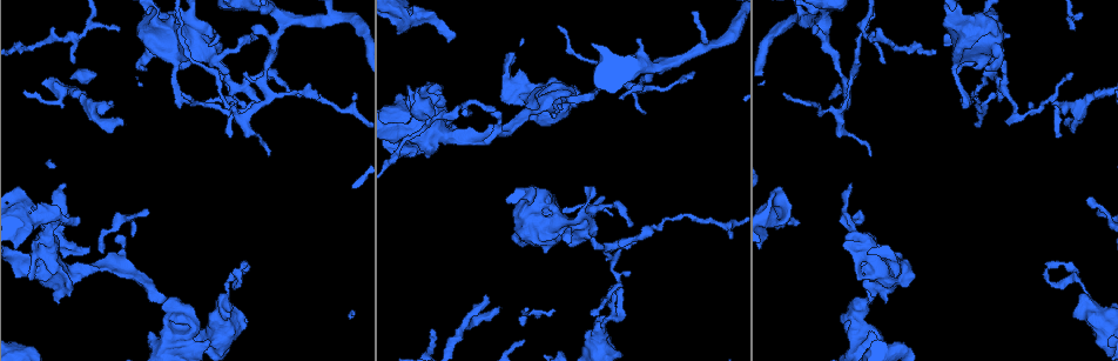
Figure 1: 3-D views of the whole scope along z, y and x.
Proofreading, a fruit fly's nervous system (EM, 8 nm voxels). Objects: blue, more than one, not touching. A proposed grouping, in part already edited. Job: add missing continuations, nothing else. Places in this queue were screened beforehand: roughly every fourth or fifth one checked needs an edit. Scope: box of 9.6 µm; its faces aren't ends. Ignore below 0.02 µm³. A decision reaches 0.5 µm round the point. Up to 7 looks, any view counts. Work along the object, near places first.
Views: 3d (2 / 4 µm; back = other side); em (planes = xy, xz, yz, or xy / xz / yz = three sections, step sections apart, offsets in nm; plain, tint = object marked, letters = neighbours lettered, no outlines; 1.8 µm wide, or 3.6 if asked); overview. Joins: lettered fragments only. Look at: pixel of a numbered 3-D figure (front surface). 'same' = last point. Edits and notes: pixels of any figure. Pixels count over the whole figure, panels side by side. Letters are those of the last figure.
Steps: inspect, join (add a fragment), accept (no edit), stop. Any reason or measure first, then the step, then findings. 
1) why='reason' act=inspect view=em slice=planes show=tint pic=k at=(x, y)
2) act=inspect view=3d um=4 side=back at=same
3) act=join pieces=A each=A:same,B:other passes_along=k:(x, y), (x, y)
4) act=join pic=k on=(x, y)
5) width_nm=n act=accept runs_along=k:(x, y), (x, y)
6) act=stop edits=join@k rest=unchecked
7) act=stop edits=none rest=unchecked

why='sharp bend' act=inspect view=3d um=2 side=back pic=1 at=(615, 263)

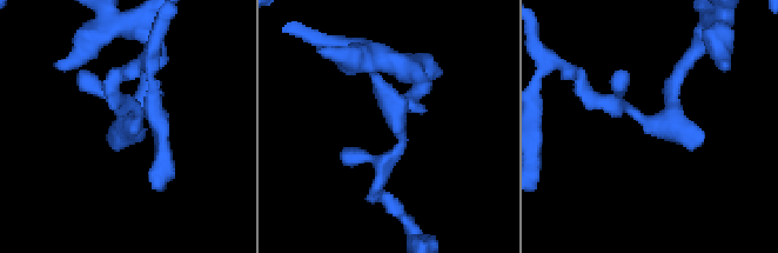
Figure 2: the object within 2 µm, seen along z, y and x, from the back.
why='shape alone is not enough' act=inspect view=em um=3.6 slice=planes show=tint pic=2 at=(399, 115)

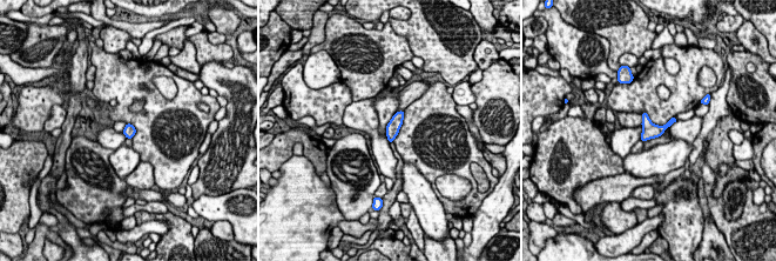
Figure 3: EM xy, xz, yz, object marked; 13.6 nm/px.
why='see the neighbours' act=inspect view=em um=3.6 slice=planes show=letters at=same

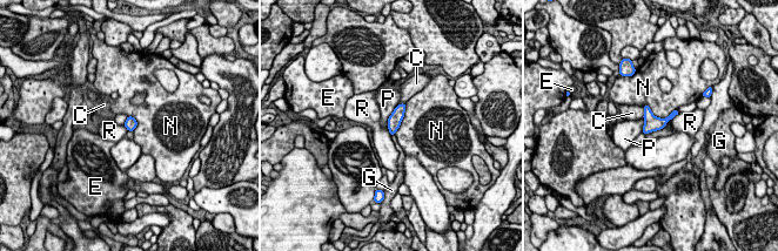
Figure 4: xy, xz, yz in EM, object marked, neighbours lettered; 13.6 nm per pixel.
width_nm=170 act=accept each=C:other,E:other,G:other,N:other,P:other,R:other border=4:(398, 104), (389, 116), (387, 126) found='no lettered fragment goes on from it'

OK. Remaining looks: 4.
why='abrupt turn' act=inspect view=3d um=4 pic=1 at=(544, 213)

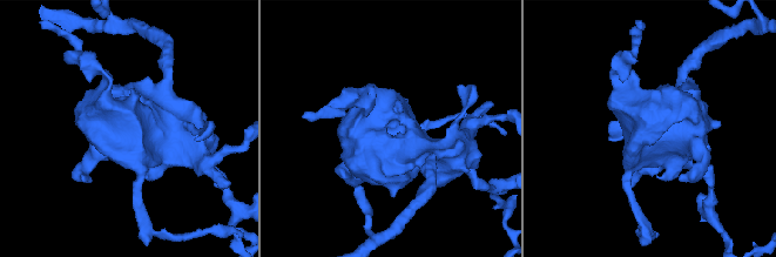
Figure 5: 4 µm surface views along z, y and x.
act=inspect view=em slice=planes show=tint pic=5 at=(129, 132)

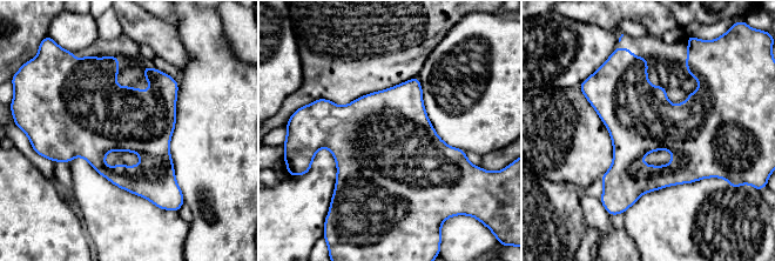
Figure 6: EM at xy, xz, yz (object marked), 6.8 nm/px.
why='see the neighbours' act=inspect view=em slice=planes show=letters at=same

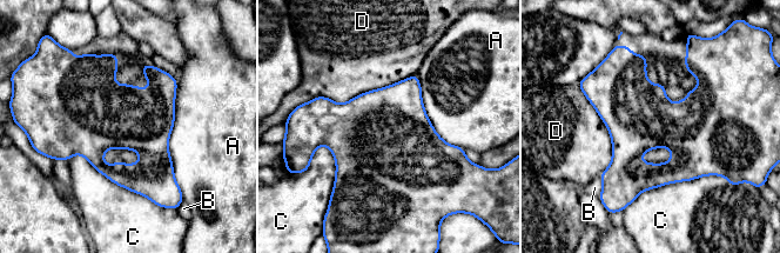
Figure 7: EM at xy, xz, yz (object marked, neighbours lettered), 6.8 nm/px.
longest_contact=A:750nm act=accept each=A:other,B:other,C:other,D:other border=7:(416, 74), (344, 102), (314, 99) found='no lettered fragment goes on from it'

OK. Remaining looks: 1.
act=stop edits=none rest=unchecked

